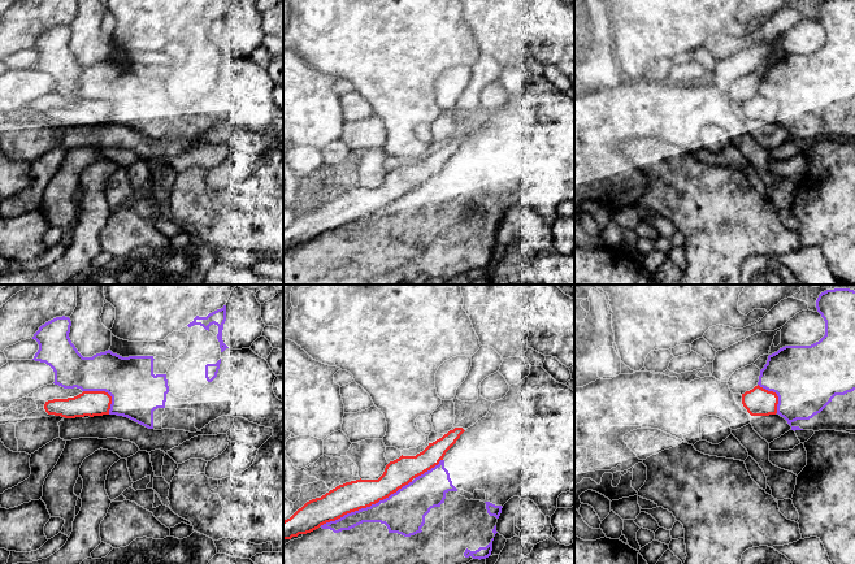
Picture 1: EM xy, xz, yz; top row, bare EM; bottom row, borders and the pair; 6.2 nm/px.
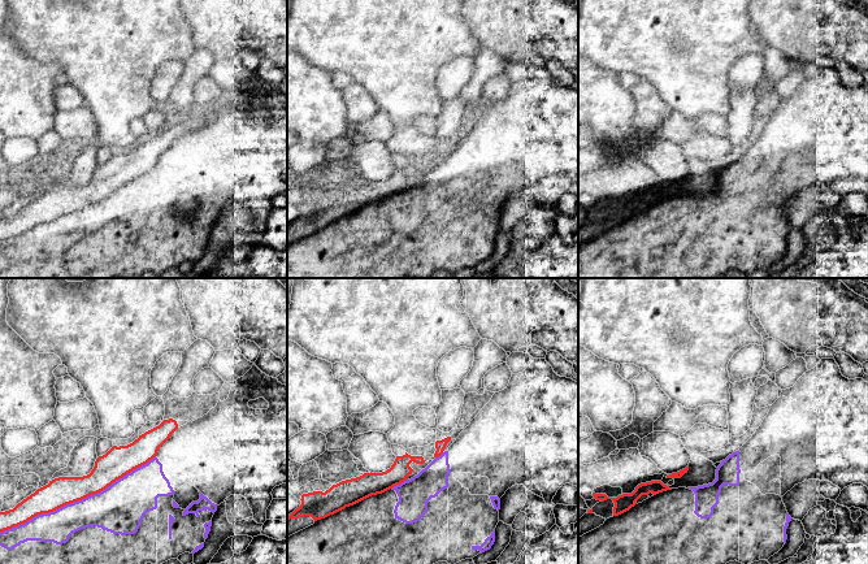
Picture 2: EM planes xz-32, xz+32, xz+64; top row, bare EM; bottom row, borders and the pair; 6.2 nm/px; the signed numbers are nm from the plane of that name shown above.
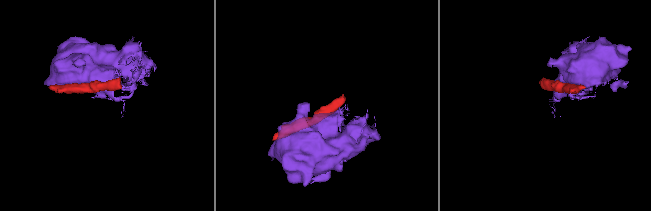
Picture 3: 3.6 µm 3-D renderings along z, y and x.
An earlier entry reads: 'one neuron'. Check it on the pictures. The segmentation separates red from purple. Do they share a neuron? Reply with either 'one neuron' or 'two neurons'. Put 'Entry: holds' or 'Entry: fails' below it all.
two neurons
Entry: fails

